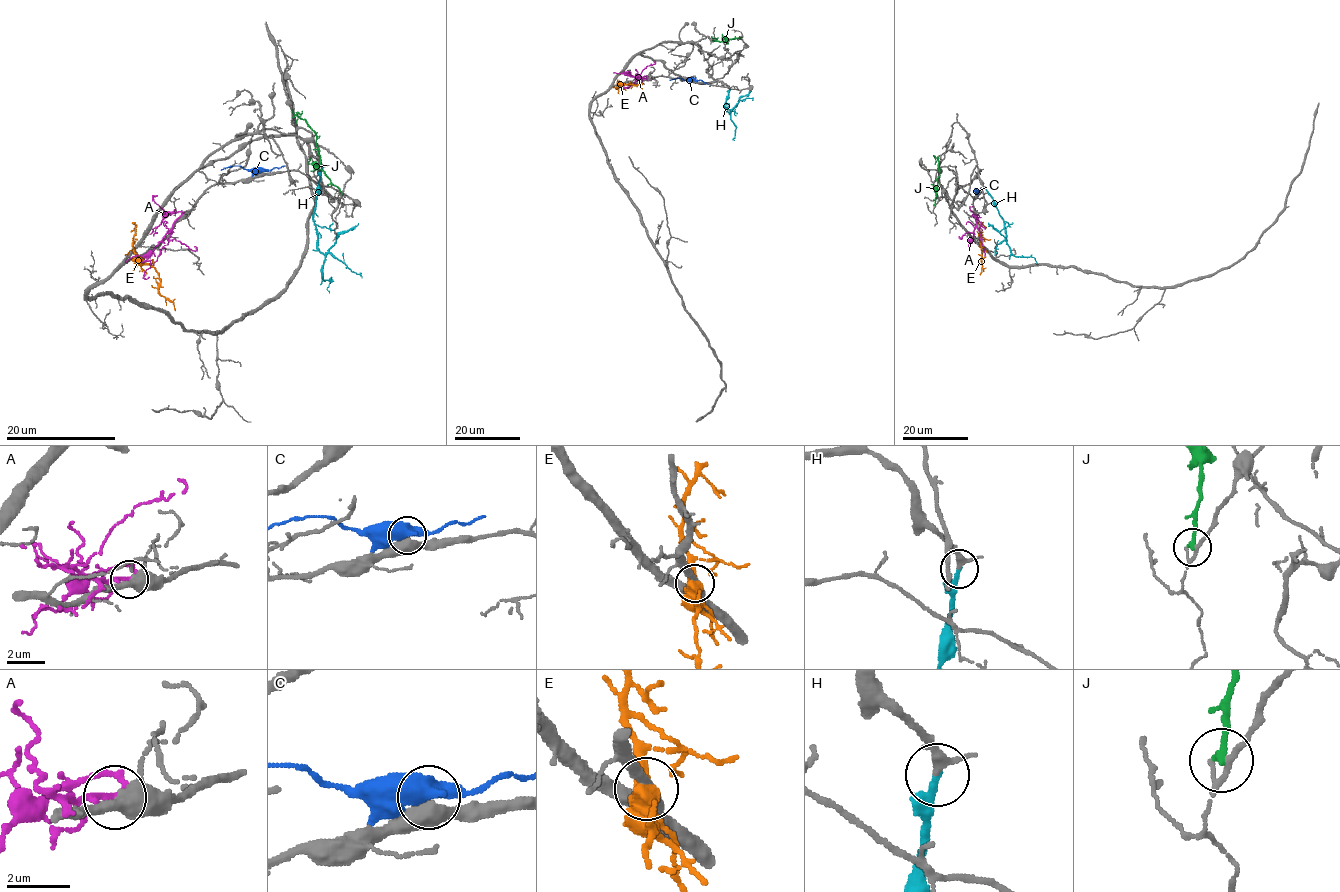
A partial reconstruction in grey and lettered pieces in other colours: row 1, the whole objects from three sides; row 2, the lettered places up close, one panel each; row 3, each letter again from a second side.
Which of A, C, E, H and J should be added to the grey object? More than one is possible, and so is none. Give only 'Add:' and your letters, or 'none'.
Add: H

